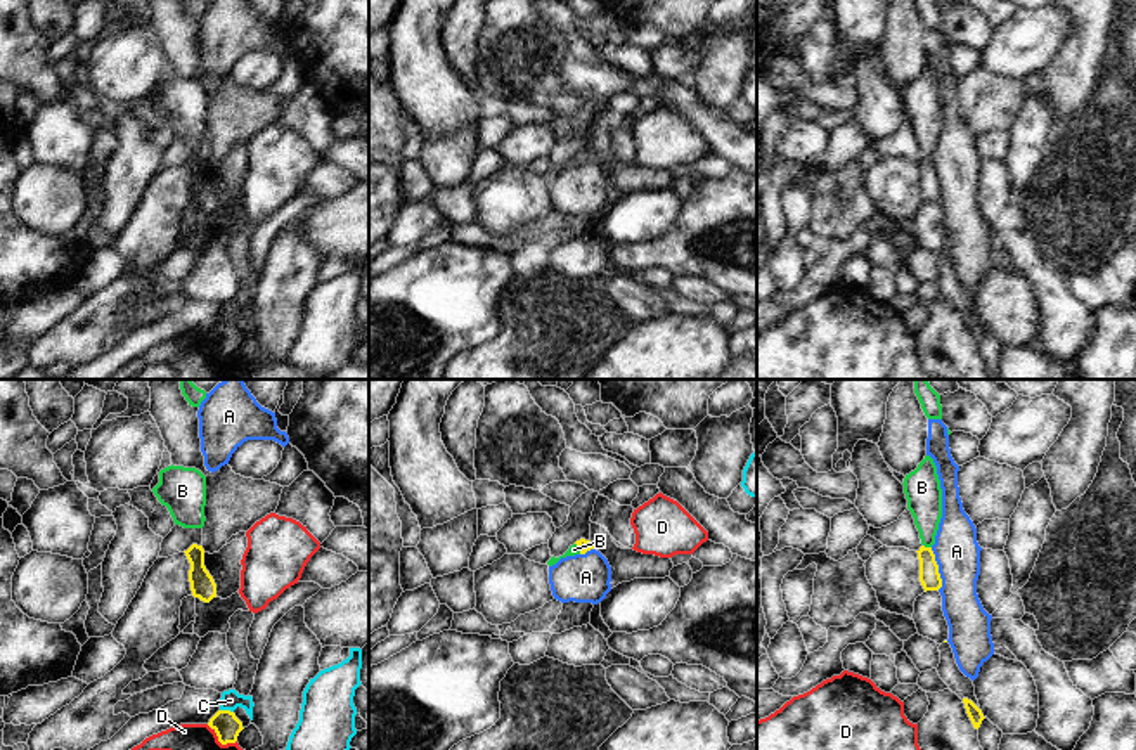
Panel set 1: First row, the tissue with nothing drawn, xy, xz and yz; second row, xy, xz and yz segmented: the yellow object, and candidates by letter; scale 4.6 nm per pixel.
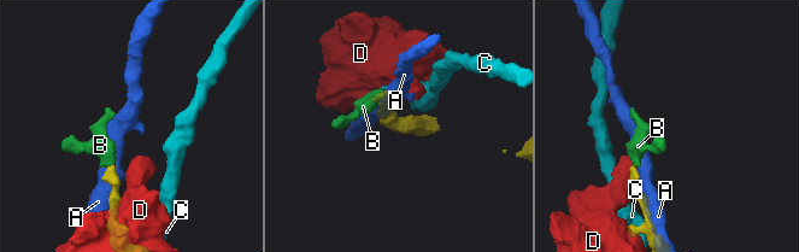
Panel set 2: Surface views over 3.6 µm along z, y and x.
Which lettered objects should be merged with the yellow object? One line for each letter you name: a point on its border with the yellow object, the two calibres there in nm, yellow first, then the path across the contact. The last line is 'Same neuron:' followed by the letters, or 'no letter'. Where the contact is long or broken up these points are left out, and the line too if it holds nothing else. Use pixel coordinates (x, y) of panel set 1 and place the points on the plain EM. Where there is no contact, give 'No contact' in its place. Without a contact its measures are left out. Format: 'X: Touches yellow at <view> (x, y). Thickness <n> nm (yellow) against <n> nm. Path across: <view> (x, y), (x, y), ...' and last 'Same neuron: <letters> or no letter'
B: Touches yellow at xz (579, 158). Thickness 50 nm (yellow) against 50 nm. Path across: xz (584, 156), (579, 158), (574, 161)
Same neuron: B

